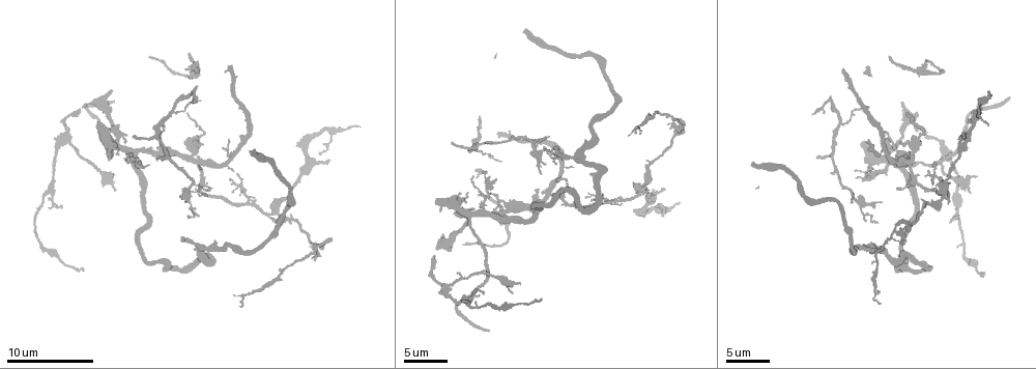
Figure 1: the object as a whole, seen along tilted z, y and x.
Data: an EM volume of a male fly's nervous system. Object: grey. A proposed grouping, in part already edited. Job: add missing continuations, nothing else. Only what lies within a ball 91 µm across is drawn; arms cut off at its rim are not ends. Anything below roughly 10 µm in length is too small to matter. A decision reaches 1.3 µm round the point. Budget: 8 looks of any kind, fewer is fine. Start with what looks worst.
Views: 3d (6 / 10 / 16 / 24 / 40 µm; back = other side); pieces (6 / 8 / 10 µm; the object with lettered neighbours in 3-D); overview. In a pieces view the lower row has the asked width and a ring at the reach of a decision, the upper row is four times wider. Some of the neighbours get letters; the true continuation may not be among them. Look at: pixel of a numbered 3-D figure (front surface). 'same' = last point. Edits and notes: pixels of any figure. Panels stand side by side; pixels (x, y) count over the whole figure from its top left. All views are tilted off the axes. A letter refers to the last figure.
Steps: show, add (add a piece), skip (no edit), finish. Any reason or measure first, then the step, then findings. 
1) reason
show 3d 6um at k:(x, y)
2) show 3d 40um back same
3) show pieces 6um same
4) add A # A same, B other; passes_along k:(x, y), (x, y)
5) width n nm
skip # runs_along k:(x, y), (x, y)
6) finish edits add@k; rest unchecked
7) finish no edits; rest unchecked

free end
show pieces 8um at 1:(487, 330)

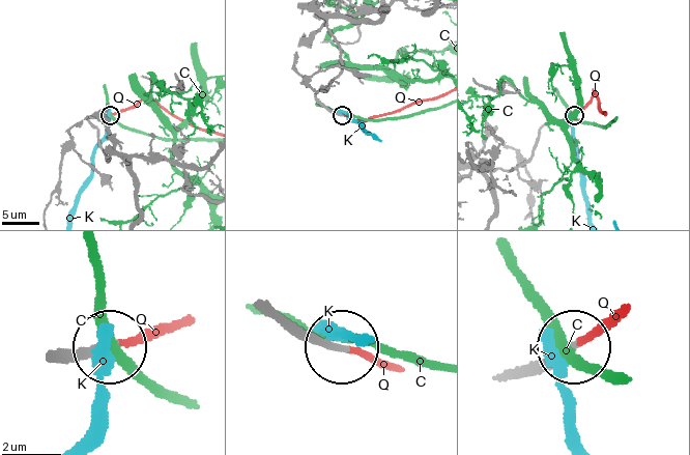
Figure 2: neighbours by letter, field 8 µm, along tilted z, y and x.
add Q # C other, K other, Q same; passes_along 2:(59, 361), (179, 329); the neuron continues

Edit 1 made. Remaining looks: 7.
branch stops here
show pieces 8um at 1:(555, 147)

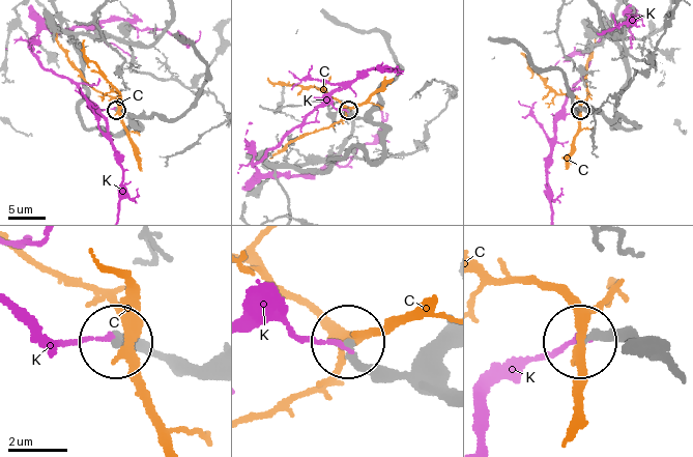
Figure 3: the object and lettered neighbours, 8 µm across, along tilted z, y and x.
skip # C other, K other; runs_along 3:(441, 397), (369, 364), (351, 345); no lettered piece goes on from it

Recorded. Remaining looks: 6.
long arm stops here
show 3d 6um at 1:(881, 304)

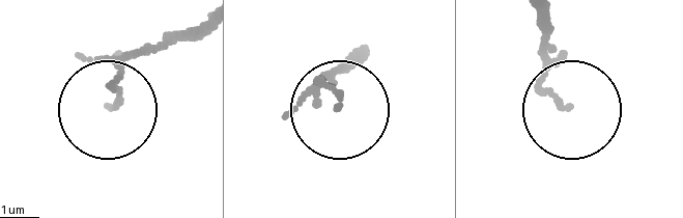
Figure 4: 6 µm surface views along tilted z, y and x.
show pieces 8um at 4:(337, 101)

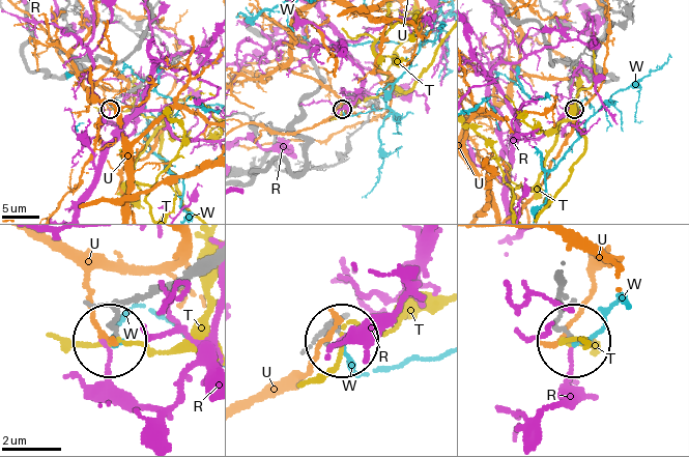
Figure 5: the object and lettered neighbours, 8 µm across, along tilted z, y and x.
width 120 nm
skip # R other, T other, U other, W other; no lettered piece goes on from it

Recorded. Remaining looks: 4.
long arm stops here
show pieces 8um at 1:(541, 299)

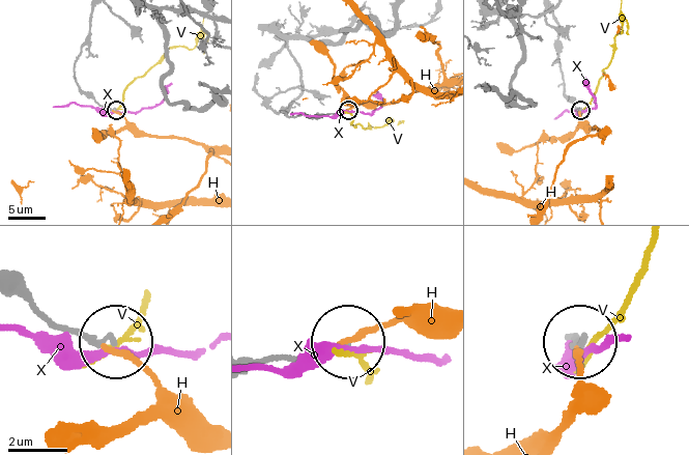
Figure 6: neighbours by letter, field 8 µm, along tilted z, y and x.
width 190 nm
skip # H other, V other, X other; runs_along 6:(91, 17), (76, 82), (115, 110); no lettered piece goes on from it

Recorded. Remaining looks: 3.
finish edits add@2; rest unchecked

